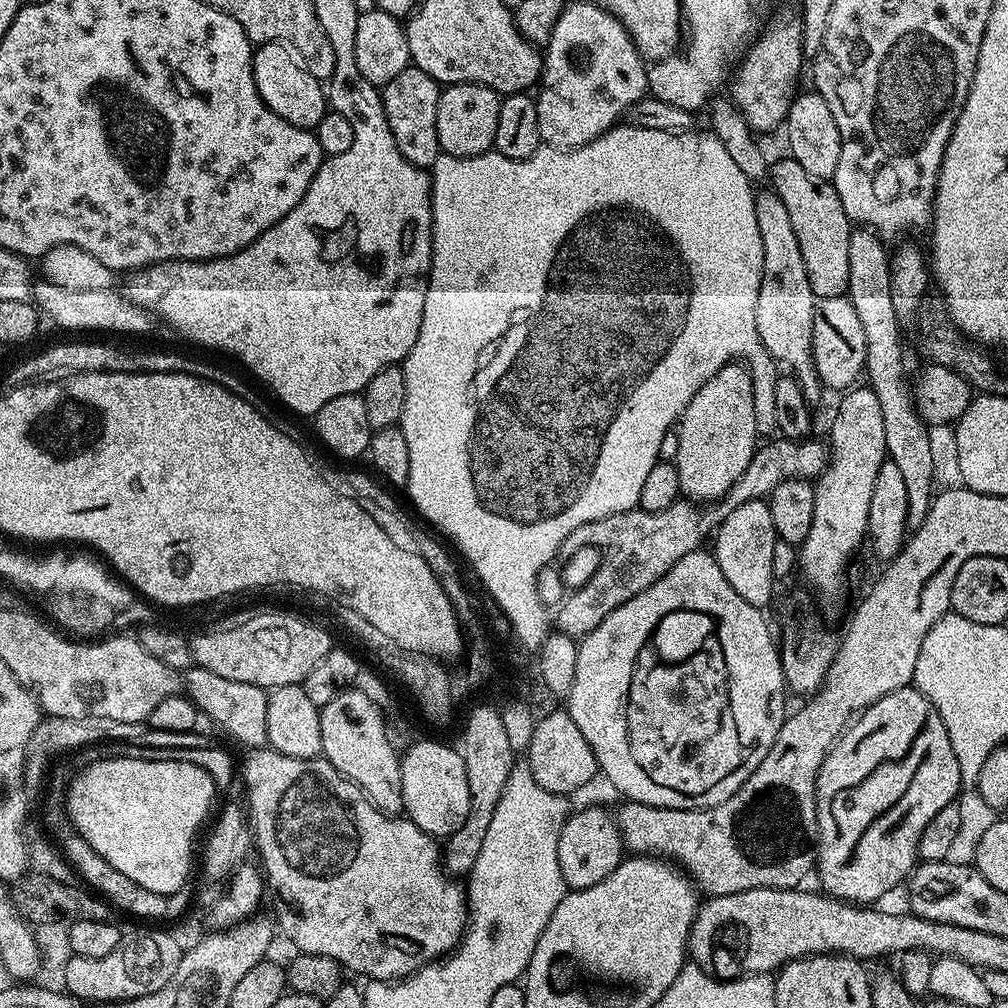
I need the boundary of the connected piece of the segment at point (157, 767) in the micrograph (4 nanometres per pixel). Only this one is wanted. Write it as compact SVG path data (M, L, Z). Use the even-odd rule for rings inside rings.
M110 757L81 767L67 786L66 807L73 825L98 850L102 860L110 862L119 873L158 895L169 897L185 887L192 868L192 839L200 823L212 808L212 795L218 786L190 762L146 762L142 758Z

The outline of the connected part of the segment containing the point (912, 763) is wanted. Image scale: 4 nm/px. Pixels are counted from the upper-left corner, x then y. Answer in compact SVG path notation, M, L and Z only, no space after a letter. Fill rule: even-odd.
M915 686L878 698L845 728L818 770L814 868L817 873L820 871L819 887L837 900L868 906L876 902L872 900L882 899L891 888L903 885L917 867L916 851L922 830L926 830L930 818L942 806L957 799L959 792L962 785L958 758L954 758L950 734L946 734L946 726L932 703Z

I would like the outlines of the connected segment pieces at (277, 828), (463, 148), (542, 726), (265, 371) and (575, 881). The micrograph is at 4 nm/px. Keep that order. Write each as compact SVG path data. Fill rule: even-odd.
M270 747L253 748L244 760L244 791L246 793L247 812L250 817L251 835L254 837L254 848L260 851L259 863L266 881L270 900L276 903L275 919L278 928L292 939L297 953L322 954L326 958L334 958L341 969L357 972L360 976L368 976L369 981L386 980L395 982L412 975L425 964L431 964L447 957L456 945L464 938L464 929L468 926L468 898L463 887L460 888L455 879L449 876L442 867L442 848L433 837L427 836L421 828L407 818L397 818L387 812L380 812L366 798L366 794L356 783L341 776L340 771L328 760L295 760L286 754L278 754Z
M449 84L438 98L438 142L441 153L449 156L480 156L493 151L498 134L498 110L501 93L487 88L485 84Z
M564 708L546 715L533 725L526 755L526 766L531 770L535 782L548 793L556 795L573 795L572 792L588 785L600 772L597 756Z
M351 43L336 44L336 65L330 74L330 78L326 82L326 104L329 109L338 114L342 114L342 118L347 118L350 126L354 126L354 143L350 145L350 150L346 150L346 154L338 154L330 156L321 164L318 174L314 174L314 178L310 182L310 186L306 190L306 194L298 202L298 206L294 206L294 210L290 210L290 214L286 214L286 218L282 218L274 226L270 226L270 230L266 230L254 242L250 242L250 246L246 246L240 252L235 252L229 256L222 258L214 258L213 260L167 260L161 264L150 264L146 268L133 271L127 277L128 285L122 288L123 295L127 296L130 302L134 302L140 308L145 308L147 312L151 312L153 317L165 320L174 331L180 336L185 336L188 340L193 340L196 344L201 344L204 348L221 348L228 356L233 356L236 360L241 360L258 379L259 383L265 389L272 388L272 392L289 408L292 412L297 412L300 416L315 417L318 410L322 410L322 406L326 406L326 402L330 402L330 398L338 398L346 394L363 393L365 386L370 382L370 378L374 378L374 374L378 374L378 370L388 368L391 364L400 364L410 354L410 350L414 346L414 342L418 342L418 334L422 326L422 310L426 306L426 290L428 289L428 273L432 270L432 181L429 173L425 169L414 166L409 160L405 160L404 156L398 150L398 142L394 142L394 134L390 134L390 122L386 122L386 110L384 109L384 97L381 89L377 85L371 84L366 78L366 74L362 74L362 70L358 70L358 62L356 54Z
M604 808L573 811L561 824L558 833L558 866L569 889L589 888L606 878L625 859L624 838L616 817Z

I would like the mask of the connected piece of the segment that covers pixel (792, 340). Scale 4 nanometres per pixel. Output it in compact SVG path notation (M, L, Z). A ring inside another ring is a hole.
M762 190L756 192L756 217L758 218L758 234L762 234L762 282L758 286L758 307L754 310L754 322L758 322L758 334L762 338L762 346L766 346L766 350L774 357L777 365L786 367L790 370L791 375L795 376L797 382L802 386L804 397L809 402L816 402L822 393L822 385L820 383L820 376L816 372L814 366L814 358L812 357L812 335L814 334L814 306L817 302L817 296L814 290L810 290L810 278L806 278L806 262L802 259L802 250L798 247L798 238L794 235L794 225L790 223L790 213L786 211L786 206L782 206L782 198L778 198L778 194L771 190Z

